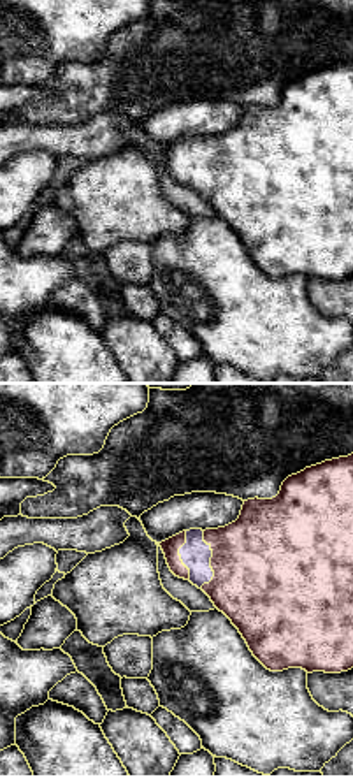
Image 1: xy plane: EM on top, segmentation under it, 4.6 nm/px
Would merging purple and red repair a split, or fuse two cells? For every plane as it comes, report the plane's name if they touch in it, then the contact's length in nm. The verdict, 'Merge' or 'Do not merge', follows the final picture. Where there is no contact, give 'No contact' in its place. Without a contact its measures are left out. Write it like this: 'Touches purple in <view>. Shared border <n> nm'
Touches purple in xy. Shared border 260 nm

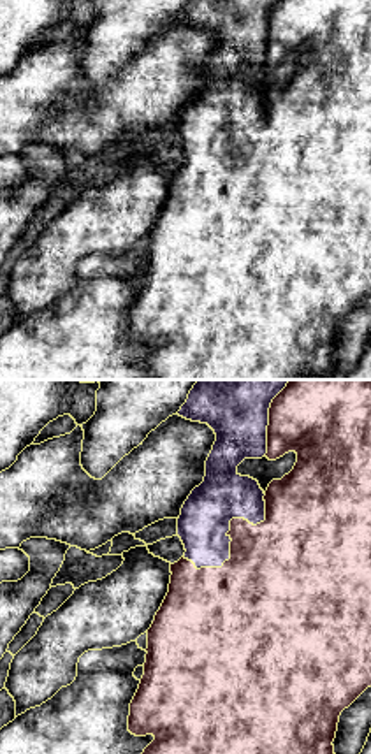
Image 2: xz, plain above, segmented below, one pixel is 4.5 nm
Touches purple in xz. Shared border 480 nm

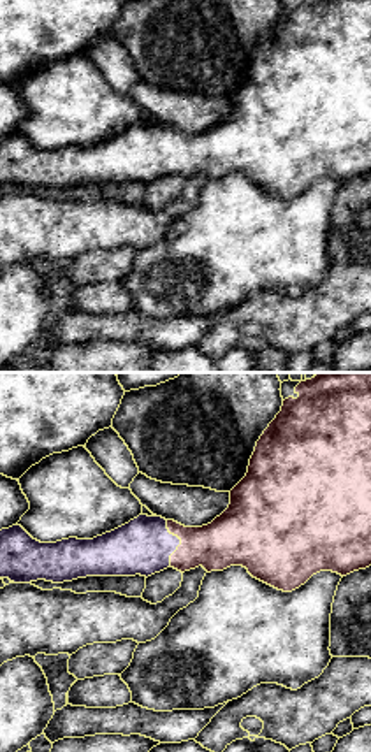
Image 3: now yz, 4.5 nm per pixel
Touches purple in yz. Shared border 220 nm

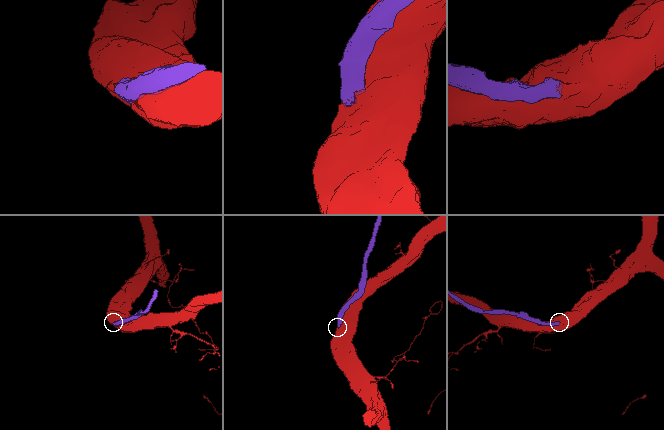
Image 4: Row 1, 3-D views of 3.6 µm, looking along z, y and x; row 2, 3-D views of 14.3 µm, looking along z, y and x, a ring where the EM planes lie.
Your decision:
Merge

